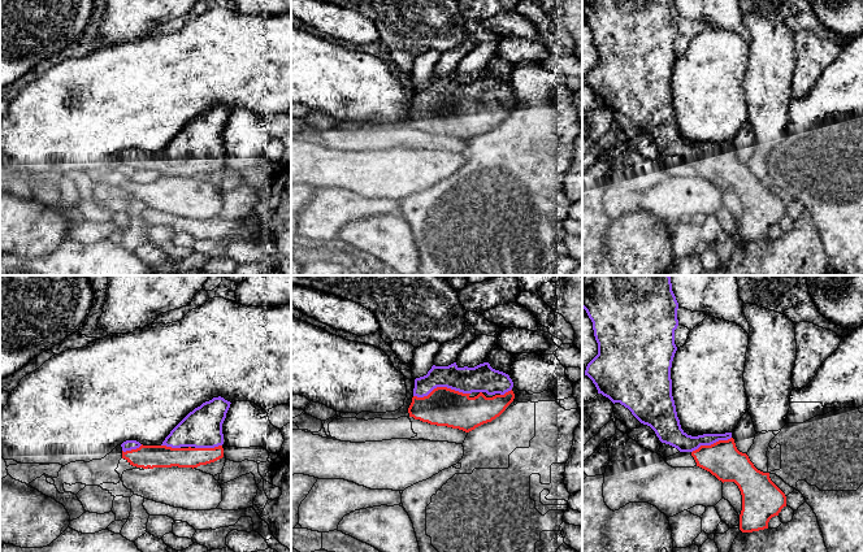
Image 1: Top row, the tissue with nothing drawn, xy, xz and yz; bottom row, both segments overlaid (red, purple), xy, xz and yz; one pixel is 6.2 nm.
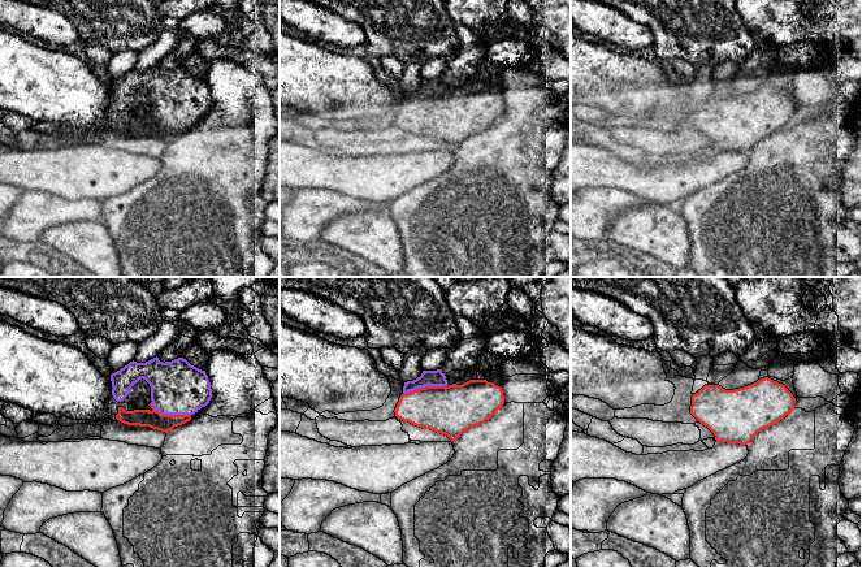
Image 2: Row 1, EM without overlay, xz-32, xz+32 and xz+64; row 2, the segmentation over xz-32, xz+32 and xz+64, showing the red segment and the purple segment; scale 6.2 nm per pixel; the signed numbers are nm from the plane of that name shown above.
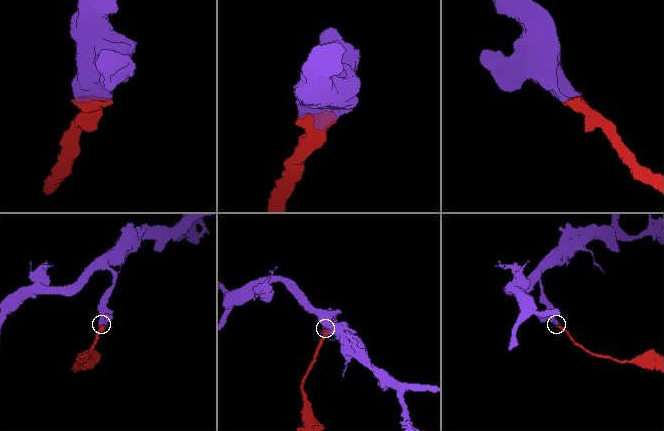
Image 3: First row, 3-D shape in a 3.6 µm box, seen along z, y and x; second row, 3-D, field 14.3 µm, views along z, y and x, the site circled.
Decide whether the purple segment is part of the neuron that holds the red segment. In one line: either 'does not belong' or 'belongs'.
belongs

